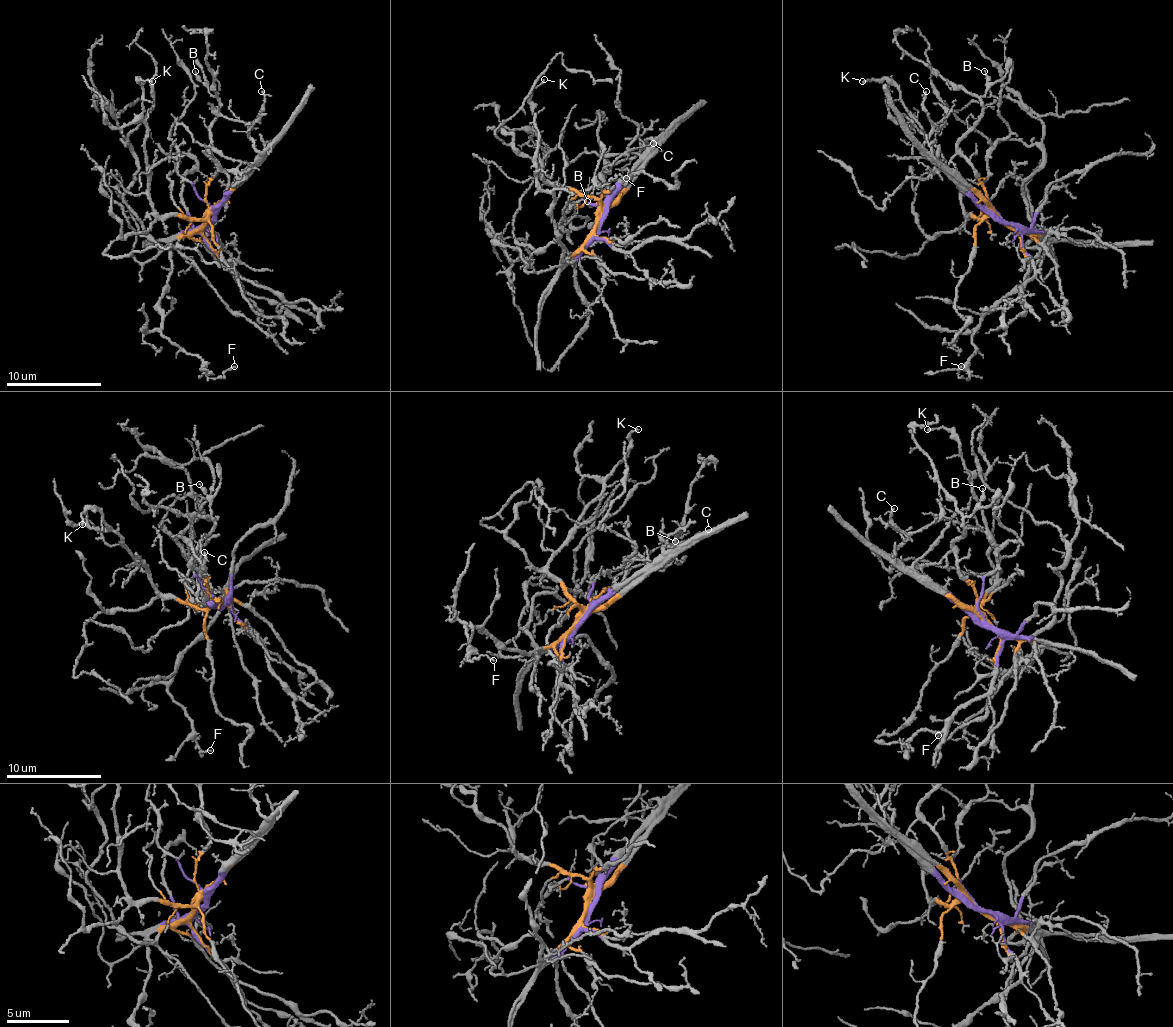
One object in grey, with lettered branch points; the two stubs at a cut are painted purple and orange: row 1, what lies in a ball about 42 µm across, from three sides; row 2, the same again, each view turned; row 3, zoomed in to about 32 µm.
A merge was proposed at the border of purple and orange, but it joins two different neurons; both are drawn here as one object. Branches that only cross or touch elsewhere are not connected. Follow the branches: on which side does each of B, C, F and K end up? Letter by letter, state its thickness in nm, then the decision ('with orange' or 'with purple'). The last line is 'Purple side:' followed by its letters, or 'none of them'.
B: calibre 200 nm; with orange
C: calibre 190 nm; with purple
F: calibre 120 nm; with orange
K: calibre 160 nm; with orange
Purple side: C

